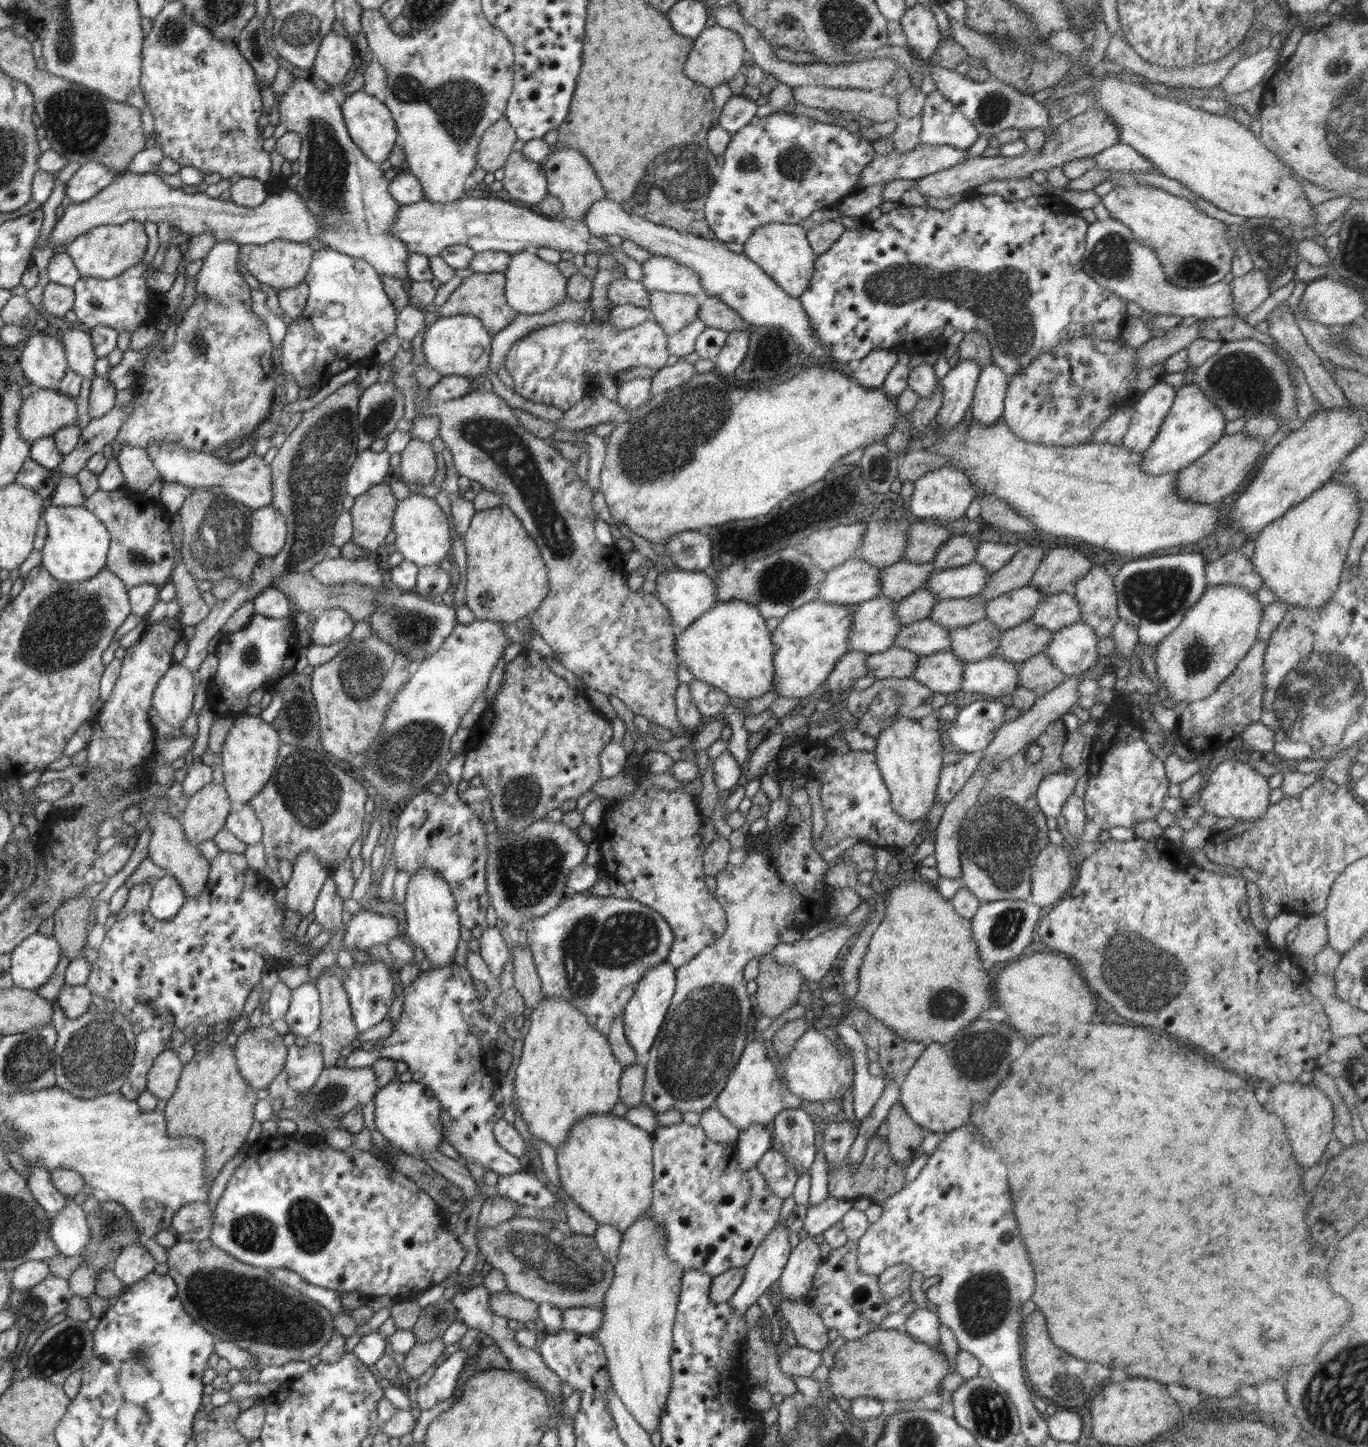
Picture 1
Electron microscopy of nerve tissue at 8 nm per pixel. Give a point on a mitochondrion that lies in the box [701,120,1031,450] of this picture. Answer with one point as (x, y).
(796, 162)

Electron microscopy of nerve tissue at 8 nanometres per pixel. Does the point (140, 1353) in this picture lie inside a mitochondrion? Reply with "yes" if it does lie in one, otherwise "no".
yes

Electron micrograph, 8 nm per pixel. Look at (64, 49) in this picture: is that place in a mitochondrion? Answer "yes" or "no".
yes

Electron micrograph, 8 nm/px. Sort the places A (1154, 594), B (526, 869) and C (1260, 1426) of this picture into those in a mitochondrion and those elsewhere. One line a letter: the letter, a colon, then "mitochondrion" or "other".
A: mitochondrion
B: mitochondrion
C: other

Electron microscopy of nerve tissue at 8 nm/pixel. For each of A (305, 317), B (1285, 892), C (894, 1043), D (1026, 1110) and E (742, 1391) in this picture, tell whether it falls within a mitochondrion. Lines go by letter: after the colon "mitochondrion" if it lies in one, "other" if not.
A: other
B: mitochondrion
C: other
D: other
E: other

